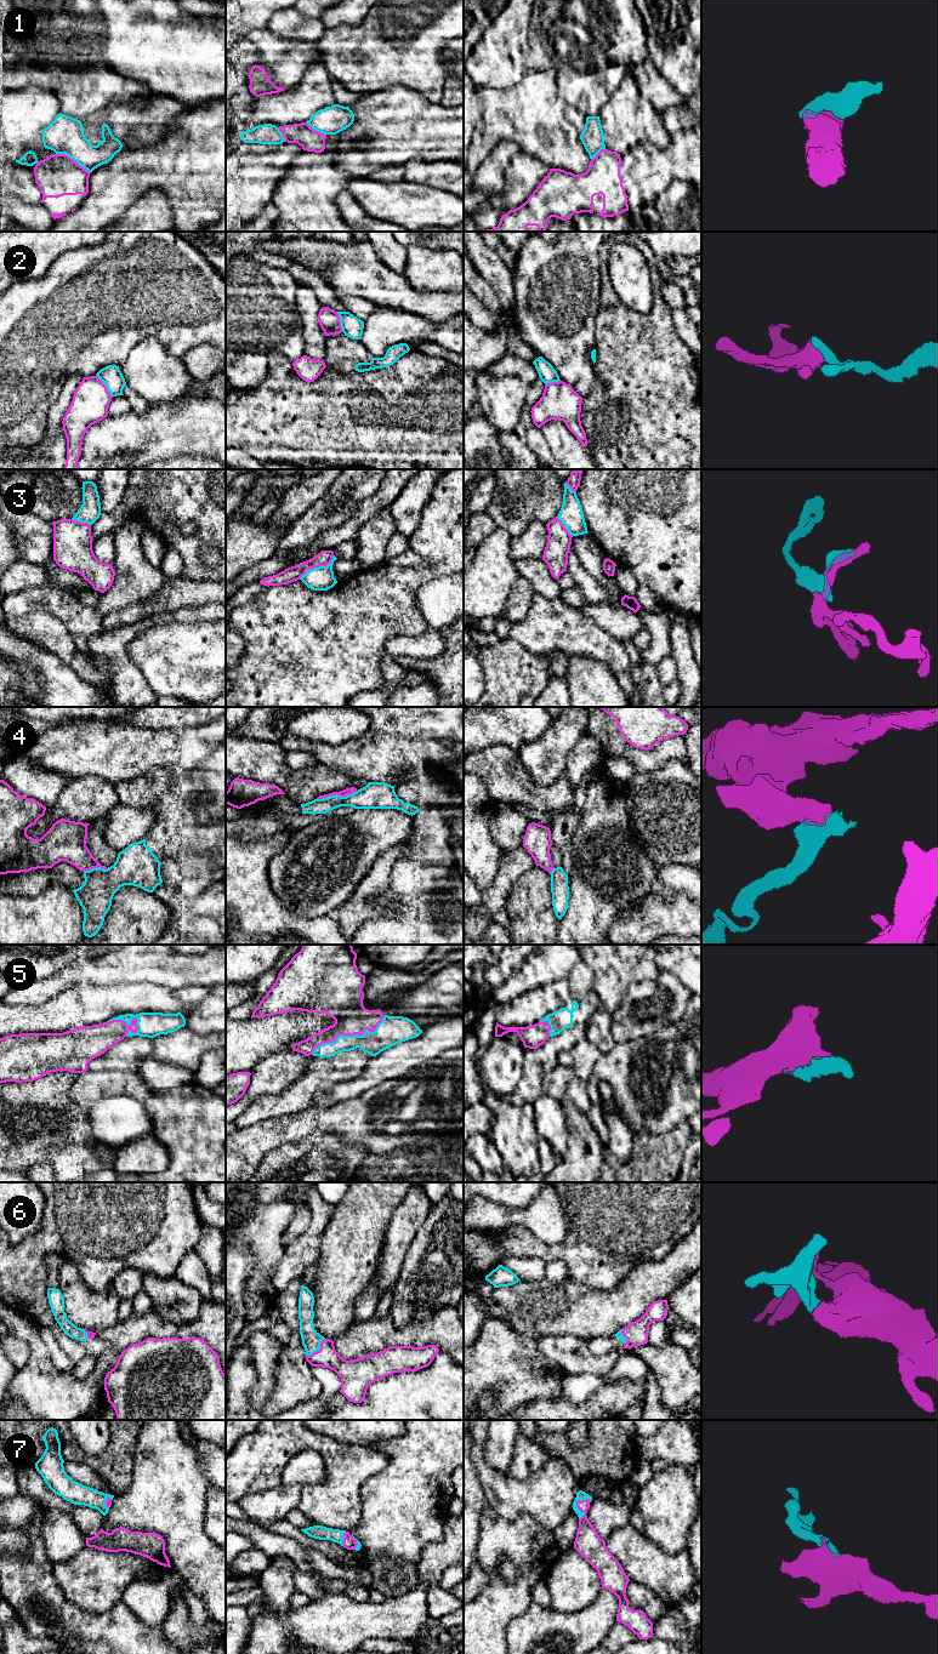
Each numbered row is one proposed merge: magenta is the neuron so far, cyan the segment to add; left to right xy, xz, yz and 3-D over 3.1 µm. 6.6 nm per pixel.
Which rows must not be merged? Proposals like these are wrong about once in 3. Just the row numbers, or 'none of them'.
1, 2, 3, 4

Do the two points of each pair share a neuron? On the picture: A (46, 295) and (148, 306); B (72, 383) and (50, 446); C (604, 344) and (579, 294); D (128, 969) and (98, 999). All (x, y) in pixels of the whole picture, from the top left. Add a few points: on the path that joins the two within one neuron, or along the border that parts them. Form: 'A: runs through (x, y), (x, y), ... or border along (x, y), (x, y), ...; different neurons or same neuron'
A: runs through (72, 300), (123, 300); same neuron
B: runs through (64, 399), (55, 416), (55, 431); same neuron
C: border along (600, 298), (596, 315), (596, 346), (593, 348); different neurons
D: border along (141, 981), (117, 982), (104, 986), (84, 984); different neurons

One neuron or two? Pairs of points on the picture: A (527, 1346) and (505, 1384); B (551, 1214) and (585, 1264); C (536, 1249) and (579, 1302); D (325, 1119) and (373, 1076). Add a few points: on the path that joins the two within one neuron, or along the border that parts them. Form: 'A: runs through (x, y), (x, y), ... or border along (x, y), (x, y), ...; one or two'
A: runs through (518, 1356), (513, 1361), (513, 1374); one
B: border along (568, 1227), (560, 1242), (545, 1243), (538, 1238); two
C: border along (569, 1275), (595, 1289); two
D: border along (373, 1087), (327, 1108); two

